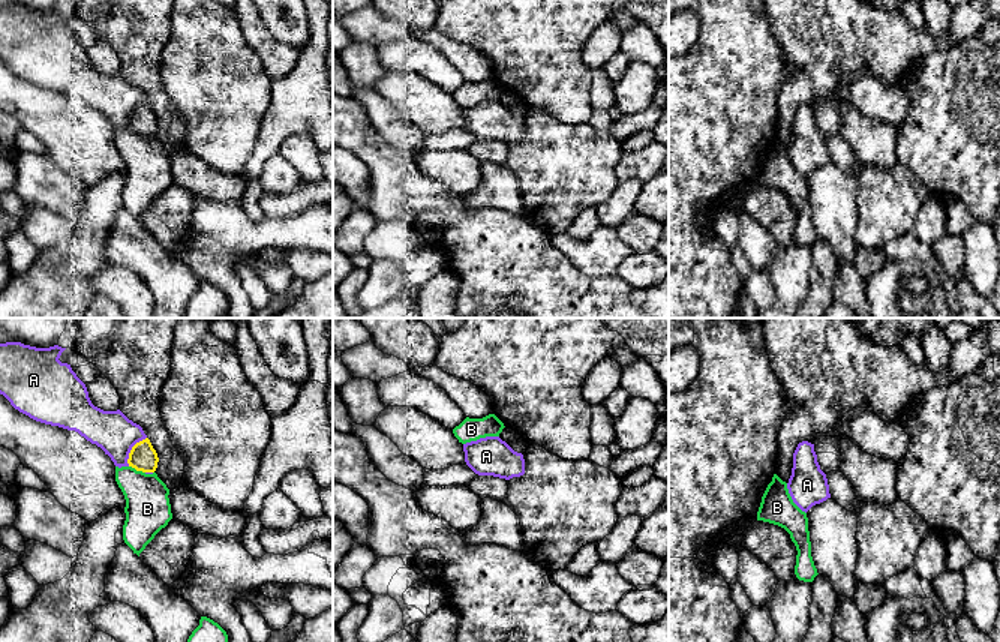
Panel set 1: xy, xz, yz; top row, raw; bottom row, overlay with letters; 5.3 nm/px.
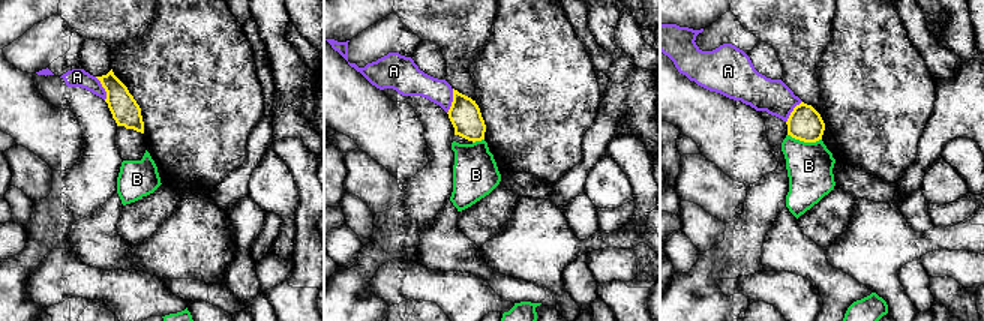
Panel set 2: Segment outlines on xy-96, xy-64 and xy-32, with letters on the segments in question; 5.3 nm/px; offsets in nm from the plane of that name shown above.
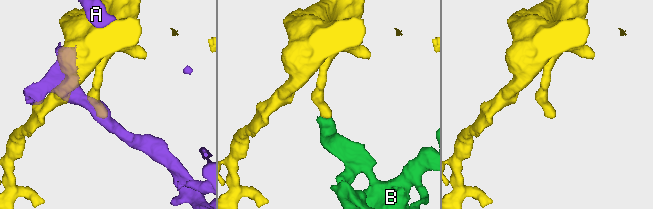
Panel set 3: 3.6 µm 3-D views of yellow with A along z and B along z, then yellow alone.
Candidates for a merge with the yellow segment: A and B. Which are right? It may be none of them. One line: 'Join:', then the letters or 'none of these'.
Join: none of these

